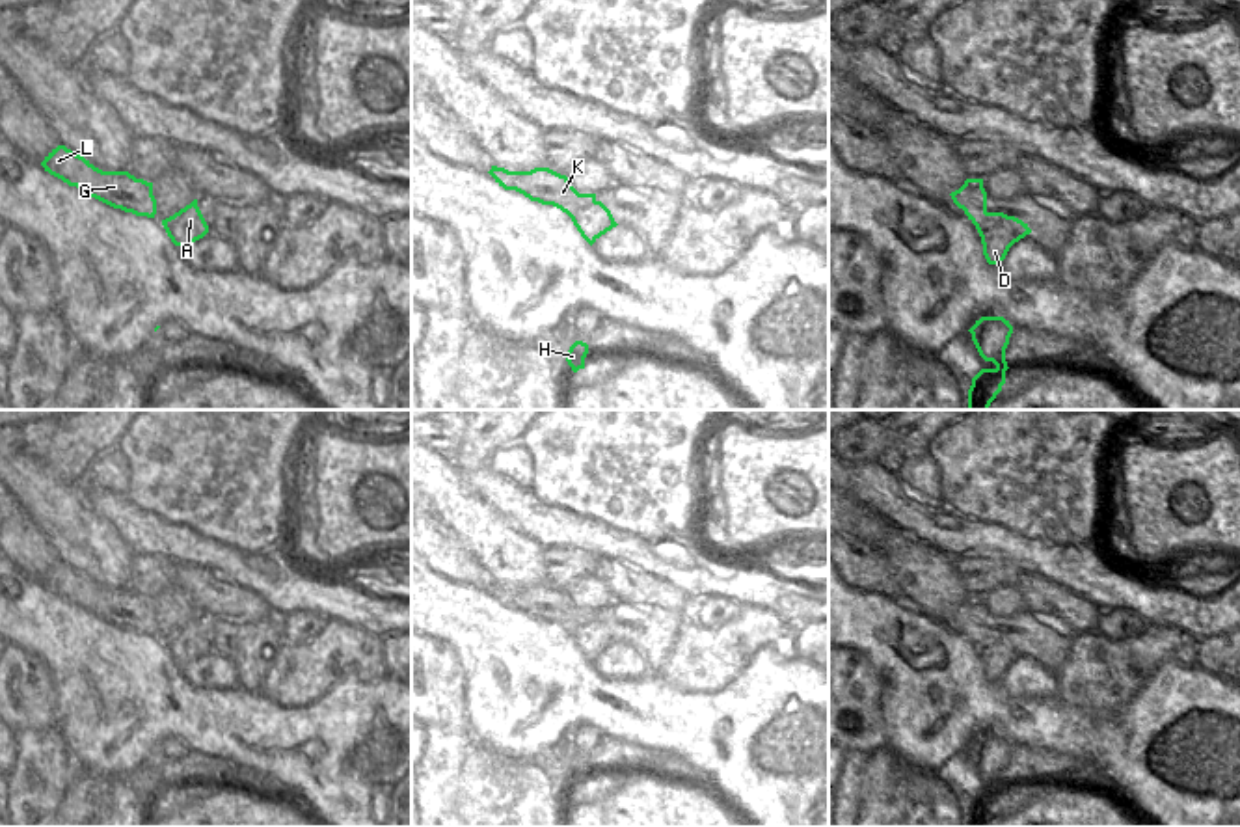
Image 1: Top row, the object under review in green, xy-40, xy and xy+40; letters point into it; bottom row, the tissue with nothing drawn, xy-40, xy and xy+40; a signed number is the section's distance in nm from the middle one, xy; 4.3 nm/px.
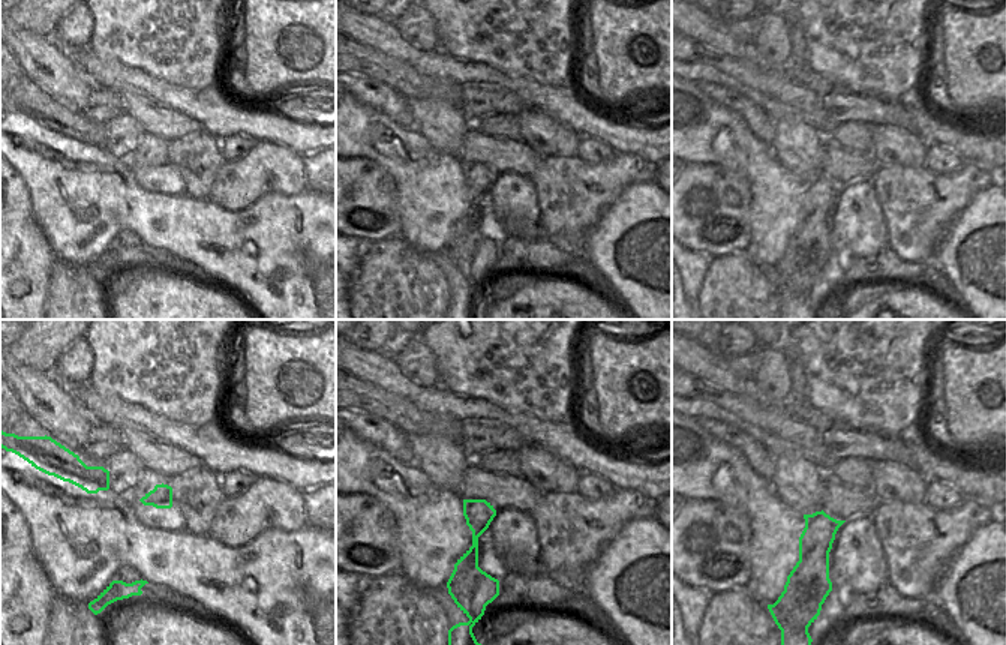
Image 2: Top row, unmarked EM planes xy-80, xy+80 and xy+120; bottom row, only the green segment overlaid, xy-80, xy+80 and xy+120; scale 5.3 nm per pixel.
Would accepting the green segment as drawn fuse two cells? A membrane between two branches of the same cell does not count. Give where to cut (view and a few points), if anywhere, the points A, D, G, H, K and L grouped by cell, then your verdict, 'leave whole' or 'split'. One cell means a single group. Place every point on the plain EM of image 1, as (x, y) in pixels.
xy (594, 617), (589, 617), (570, 634) | A D H / G K L | split

